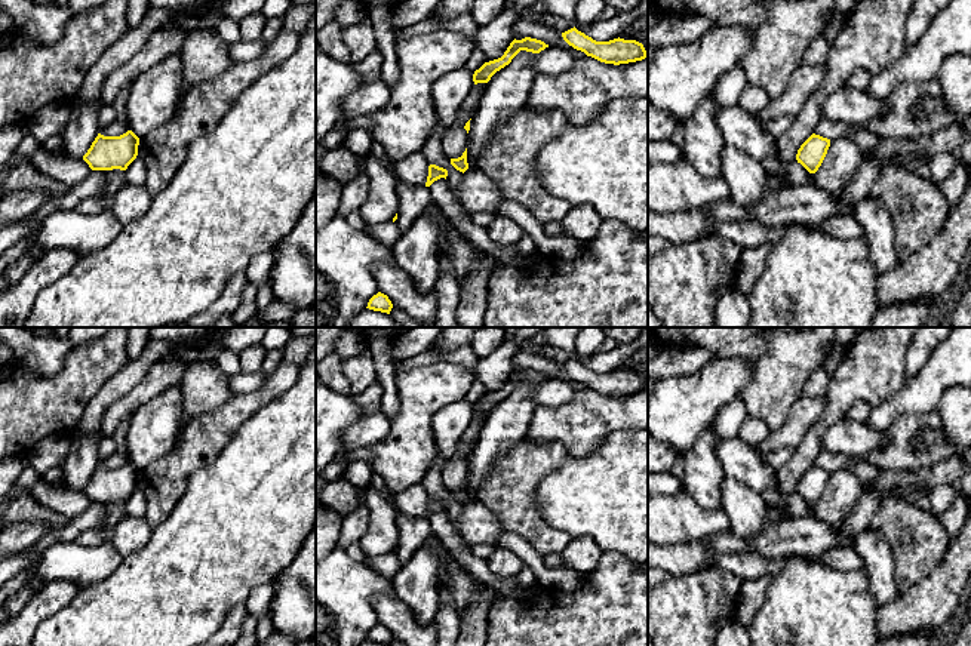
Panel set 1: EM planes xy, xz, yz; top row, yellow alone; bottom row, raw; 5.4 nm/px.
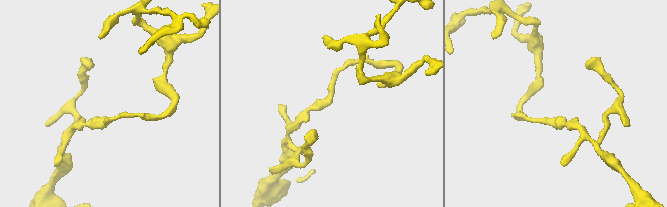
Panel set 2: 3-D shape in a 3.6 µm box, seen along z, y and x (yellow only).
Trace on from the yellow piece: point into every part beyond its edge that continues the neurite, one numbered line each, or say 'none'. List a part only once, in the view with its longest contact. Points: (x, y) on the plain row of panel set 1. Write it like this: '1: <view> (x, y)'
none

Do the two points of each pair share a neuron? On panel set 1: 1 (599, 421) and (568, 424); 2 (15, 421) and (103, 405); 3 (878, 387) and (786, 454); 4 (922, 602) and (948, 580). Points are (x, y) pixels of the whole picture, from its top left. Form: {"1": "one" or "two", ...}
{"1": "one", "2": "two", "3": "two", "4": "one"}

